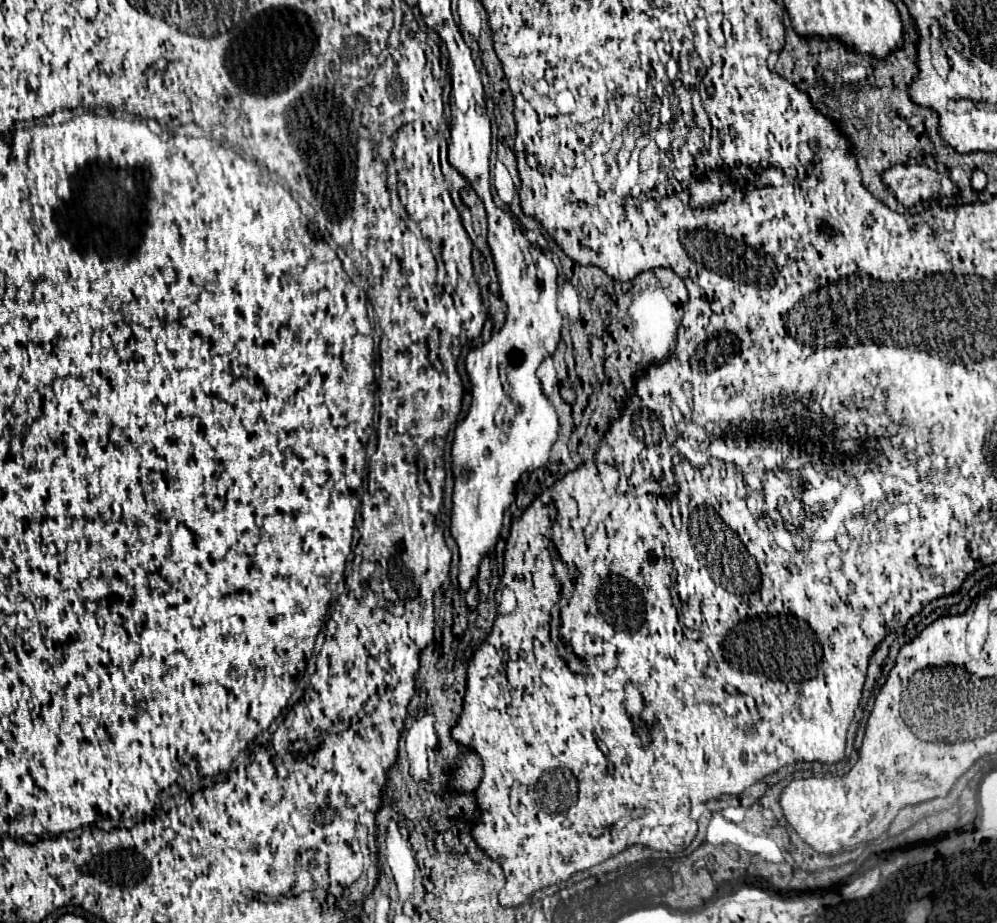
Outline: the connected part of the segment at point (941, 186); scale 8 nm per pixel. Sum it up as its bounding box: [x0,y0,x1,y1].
[880,163,960,207]

